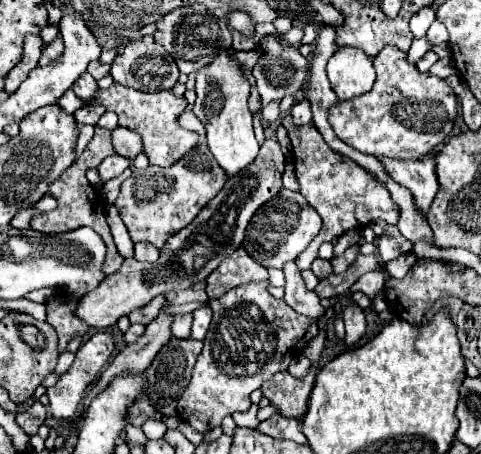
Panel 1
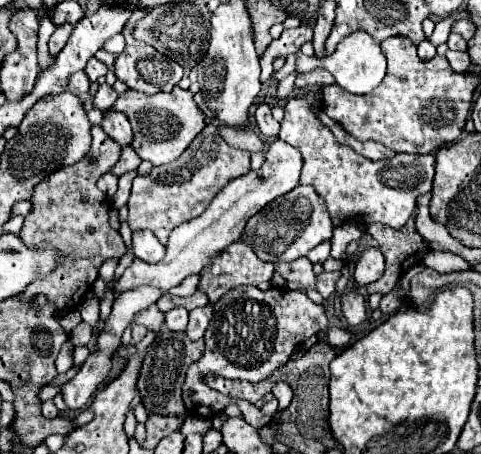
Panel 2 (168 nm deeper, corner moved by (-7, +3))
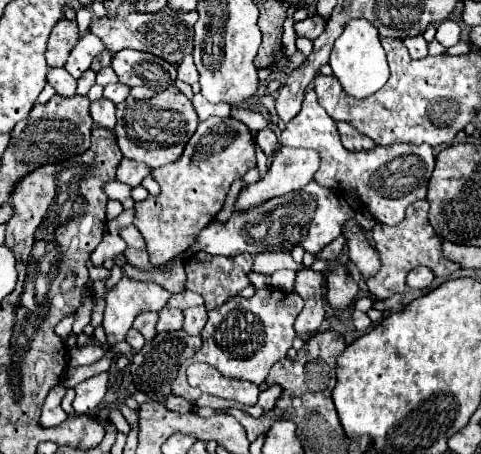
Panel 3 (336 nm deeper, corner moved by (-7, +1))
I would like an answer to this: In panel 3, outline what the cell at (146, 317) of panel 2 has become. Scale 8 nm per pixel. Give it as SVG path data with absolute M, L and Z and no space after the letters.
M143 312L143 314L139 314L137 318L135 318L135 322L133 322L133 328L137 328L143 336L145 336L145 340L149 342L155 334L157 334L157 330L155 330L155 322L157 322L157 312Z

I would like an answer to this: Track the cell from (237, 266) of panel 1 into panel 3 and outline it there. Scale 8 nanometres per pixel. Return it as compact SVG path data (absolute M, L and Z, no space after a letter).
M197 252L189 260L185 260L185 272L187 272L187 290L197 292L205 298L205 308L213 310L227 302L227 298L239 294L245 286L251 284L249 272L251 272L251 254L237 254L237 256L213 256L205 252Z

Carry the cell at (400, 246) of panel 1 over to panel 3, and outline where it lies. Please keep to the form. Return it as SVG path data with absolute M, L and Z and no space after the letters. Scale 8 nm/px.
M417 200L407 208L407 216L399 226L383 226L377 224L371 230L373 246L381 254L381 270L373 278L367 280L369 292L377 296L377 300L385 300L397 292L405 290L405 276L409 270L417 266L427 266L435 272L435 276L449 276L451 272L459 270L459 264L449 262L441 254L441 238L435 234L433 226L428 220L429 202L427 200Z

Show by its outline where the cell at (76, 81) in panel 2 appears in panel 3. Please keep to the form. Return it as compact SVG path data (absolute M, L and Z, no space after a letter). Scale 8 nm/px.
M53 68L47 74L47 80L55 86L59 96L75 96L77 94L77 90L75 90L75 82L77 80L65 68Z

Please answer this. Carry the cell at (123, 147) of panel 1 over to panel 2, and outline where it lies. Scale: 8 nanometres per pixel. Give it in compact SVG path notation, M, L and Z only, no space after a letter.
M107 110L103 114L103 122L101 128L121 146L129 146L131 142L131 124L127 120L127 116L123 116L123 112L115 112L115 110Z

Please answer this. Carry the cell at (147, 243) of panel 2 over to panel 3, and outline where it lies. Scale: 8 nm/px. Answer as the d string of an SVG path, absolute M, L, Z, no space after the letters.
M129 226L125 230L121 230L121 238L127 242L129 248L135 248L135 250L145 250L147 244L143 242L143 236L139 234L139 230L135 230L135 226Z

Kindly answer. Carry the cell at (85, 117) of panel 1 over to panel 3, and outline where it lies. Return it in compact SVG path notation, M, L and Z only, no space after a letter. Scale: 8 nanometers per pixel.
M109 84L105 86L105 92L103 92L103 98L111 100L113 104L121 104L127 96L129 96L129 86L125 84Z

